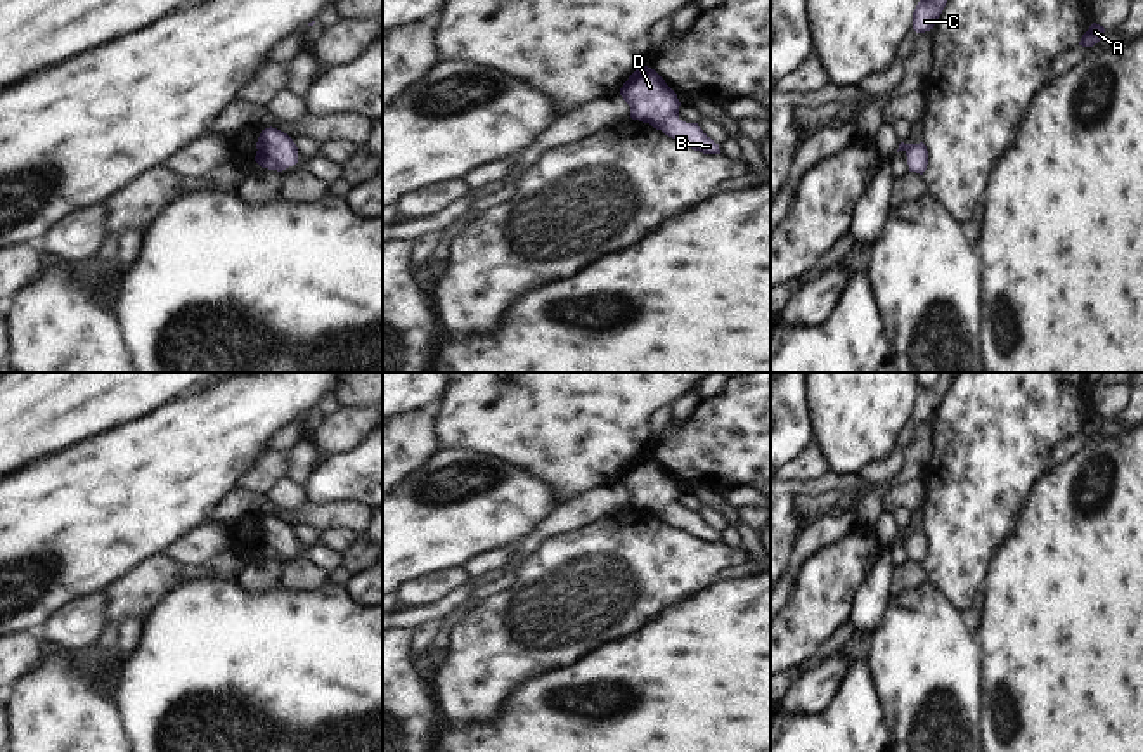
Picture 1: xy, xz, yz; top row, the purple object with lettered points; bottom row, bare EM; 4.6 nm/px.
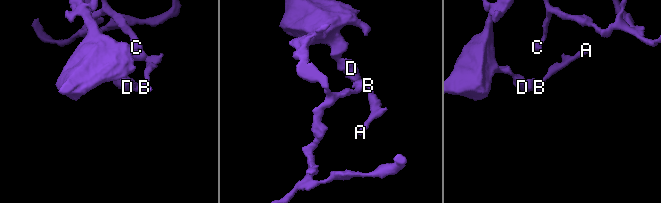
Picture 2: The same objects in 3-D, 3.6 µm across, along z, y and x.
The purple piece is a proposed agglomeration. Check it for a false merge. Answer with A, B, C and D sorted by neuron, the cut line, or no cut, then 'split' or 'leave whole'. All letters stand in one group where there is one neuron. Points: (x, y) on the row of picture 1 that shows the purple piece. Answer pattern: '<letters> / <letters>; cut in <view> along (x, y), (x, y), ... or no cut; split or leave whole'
A B C D; no cut; leave whole

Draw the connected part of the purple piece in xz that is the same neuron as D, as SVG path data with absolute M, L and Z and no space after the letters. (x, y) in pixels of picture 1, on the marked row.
M648 66L636 69L620 88L620 95L630 106L632 120L649 123L703 154L720 154L719 144L698 123L686 123L679 118L677 94L655 69Z

